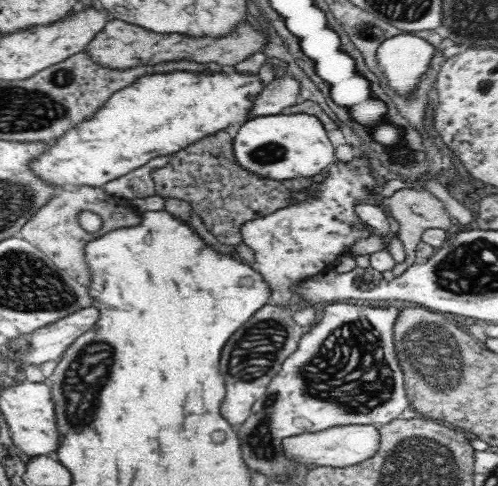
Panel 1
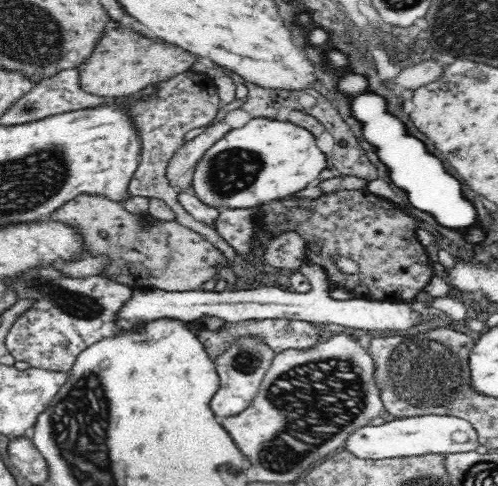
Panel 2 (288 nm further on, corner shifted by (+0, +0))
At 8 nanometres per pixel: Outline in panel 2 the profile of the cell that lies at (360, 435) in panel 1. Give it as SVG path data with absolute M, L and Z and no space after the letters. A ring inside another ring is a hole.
M412 416L412 418L394 418L392 422L380 426L362 426L350 438L346 438L346 452L356 458L380 462L388 458L406 458L406 456L420 456L420 454L460 454L460 452L476 452L480 446L480 438L476 428L456 416Z

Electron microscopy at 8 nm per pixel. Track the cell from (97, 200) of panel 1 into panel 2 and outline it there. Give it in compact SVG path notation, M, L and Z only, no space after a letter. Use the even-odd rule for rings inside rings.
M80 194L78 198L66 202L64 206L60 206L60 210L56 210L50 220L54 222L62 222L66 226L72 226L76 230L82 232L84 236L84 242L86 242L86 248L88 252L94 256L94 254L108 254L112 264L108 266L106 270L106 280L112 280L112 282L118 282L118 284L124 284L124 286L130 286L134 290L146 290L146 288L152 288L152 290L168 290L168 292L188 292L188 290L198 290L202 288L204 282L212 280L212 278L218 278L218 264L220 266L226 266L226 268L232 268L228 266L228 260L224 258L224 254L214 246L210 244L208 240L204 240L198 232L178 224L178 222L160 222L156 218L144 218L144 216L132 216L124 210L122 206L124 202L114 202L106 196L100 196L100 194ZM100 232L106 232L108 238L102 238Z

